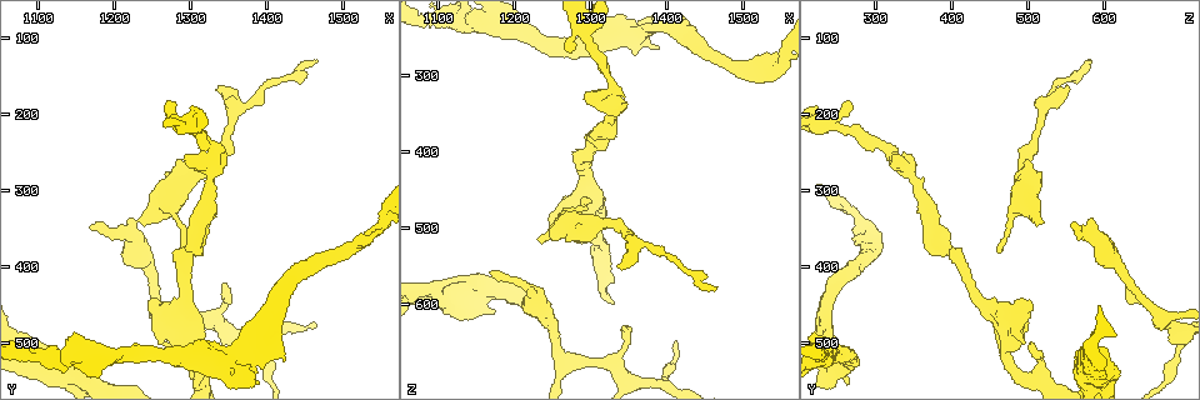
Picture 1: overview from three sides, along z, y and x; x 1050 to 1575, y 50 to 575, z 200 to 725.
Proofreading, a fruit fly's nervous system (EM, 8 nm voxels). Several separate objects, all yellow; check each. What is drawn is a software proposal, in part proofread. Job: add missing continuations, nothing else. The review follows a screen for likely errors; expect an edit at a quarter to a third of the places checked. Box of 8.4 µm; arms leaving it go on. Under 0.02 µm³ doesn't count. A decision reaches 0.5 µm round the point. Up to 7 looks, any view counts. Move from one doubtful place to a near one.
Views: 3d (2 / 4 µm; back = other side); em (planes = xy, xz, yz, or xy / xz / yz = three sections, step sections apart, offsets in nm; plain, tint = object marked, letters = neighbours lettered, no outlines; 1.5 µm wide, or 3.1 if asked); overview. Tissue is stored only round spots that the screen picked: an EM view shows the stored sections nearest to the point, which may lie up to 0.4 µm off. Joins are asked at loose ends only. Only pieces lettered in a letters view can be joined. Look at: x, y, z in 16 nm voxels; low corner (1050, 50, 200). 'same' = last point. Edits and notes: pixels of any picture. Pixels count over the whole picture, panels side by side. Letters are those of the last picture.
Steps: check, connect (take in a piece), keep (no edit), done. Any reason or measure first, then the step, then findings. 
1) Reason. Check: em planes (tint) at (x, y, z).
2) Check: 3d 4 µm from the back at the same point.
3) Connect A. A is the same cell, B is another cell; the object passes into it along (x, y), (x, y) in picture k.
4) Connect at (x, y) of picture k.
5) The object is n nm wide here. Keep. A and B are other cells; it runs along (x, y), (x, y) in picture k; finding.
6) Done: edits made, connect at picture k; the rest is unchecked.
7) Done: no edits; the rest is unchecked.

An open end. Check: 3d 2 µm at (1230, 335, 515).

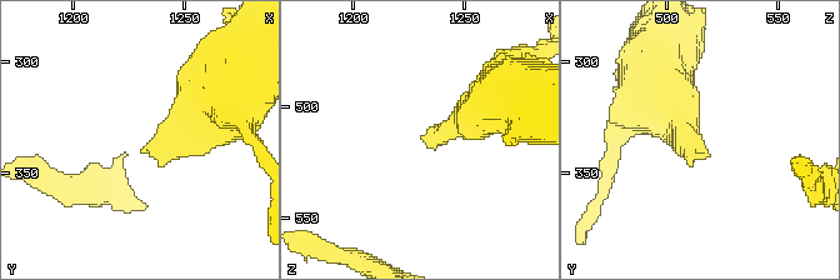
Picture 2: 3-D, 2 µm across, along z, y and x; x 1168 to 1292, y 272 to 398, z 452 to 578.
Check: em xy step 8 (tint) at (1232, 340, 514).

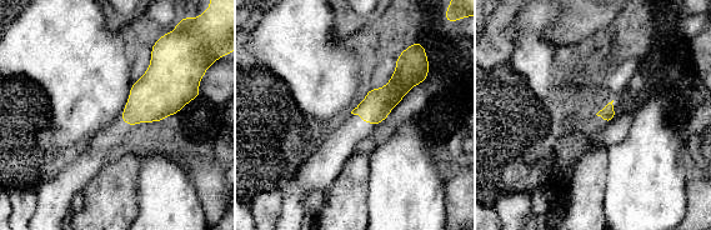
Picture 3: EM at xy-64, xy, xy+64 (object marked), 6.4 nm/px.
Check: em xy step 8 (letters) at the same point.

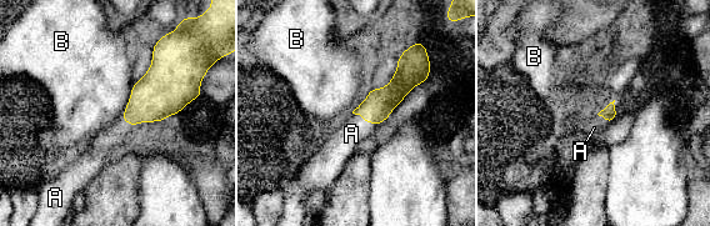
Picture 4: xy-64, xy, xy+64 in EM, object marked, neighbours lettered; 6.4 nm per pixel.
Connect A. A is the same cell, B is another cell; the object passes into it along (378, 106), (365, 121), (351, 134) in picture 4; the cell continues.

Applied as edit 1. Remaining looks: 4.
Stops while still wide. Check: 3d 2 µm at (1120, 515, 565).

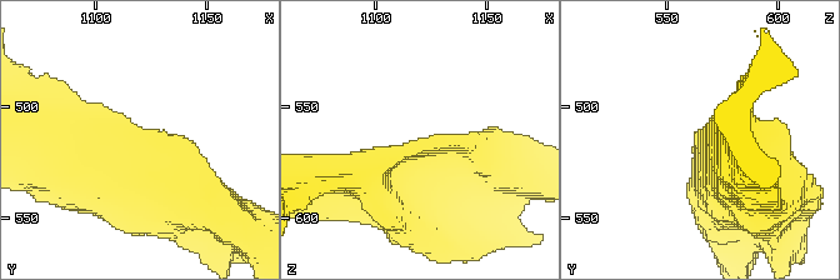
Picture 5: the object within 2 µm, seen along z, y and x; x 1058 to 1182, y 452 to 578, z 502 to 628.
Check: em xz step 4 (letters) at (1120, 511, 564).

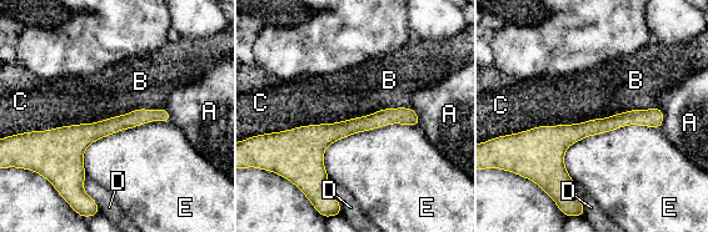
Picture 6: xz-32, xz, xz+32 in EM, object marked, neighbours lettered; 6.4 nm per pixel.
The longest contact is with E, 700 nm. Keep. A, B, C, D and E are other cells; a border runs along (602, 117), (537, 125), (517, 132) in picture 6; no lettered piece goes on from it.

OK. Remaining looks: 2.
An open end. Check: em xy step 8 (letters) at (1465, 125, 580).

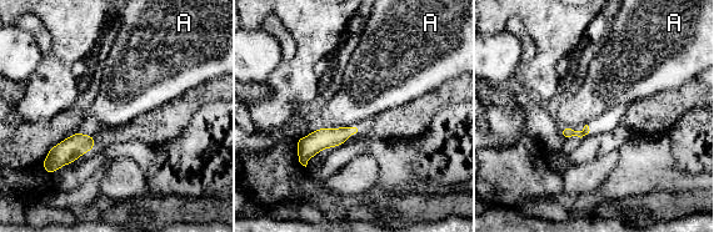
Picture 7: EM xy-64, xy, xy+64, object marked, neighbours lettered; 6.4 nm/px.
Keep. A is another cell; it runs along (353, 130), (323, 137), (301, 159) in picture 7; no lettered piece goes on from it.

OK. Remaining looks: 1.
Done: edits made, connect at picture 4; the rest is unchecked.

